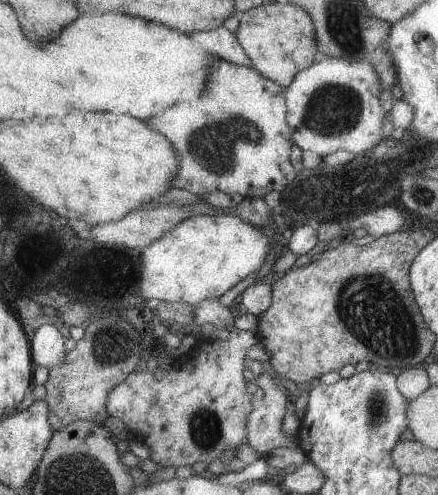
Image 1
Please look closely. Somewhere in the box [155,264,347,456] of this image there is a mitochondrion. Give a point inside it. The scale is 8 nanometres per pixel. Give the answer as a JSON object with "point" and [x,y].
{"point":[206,431]}

